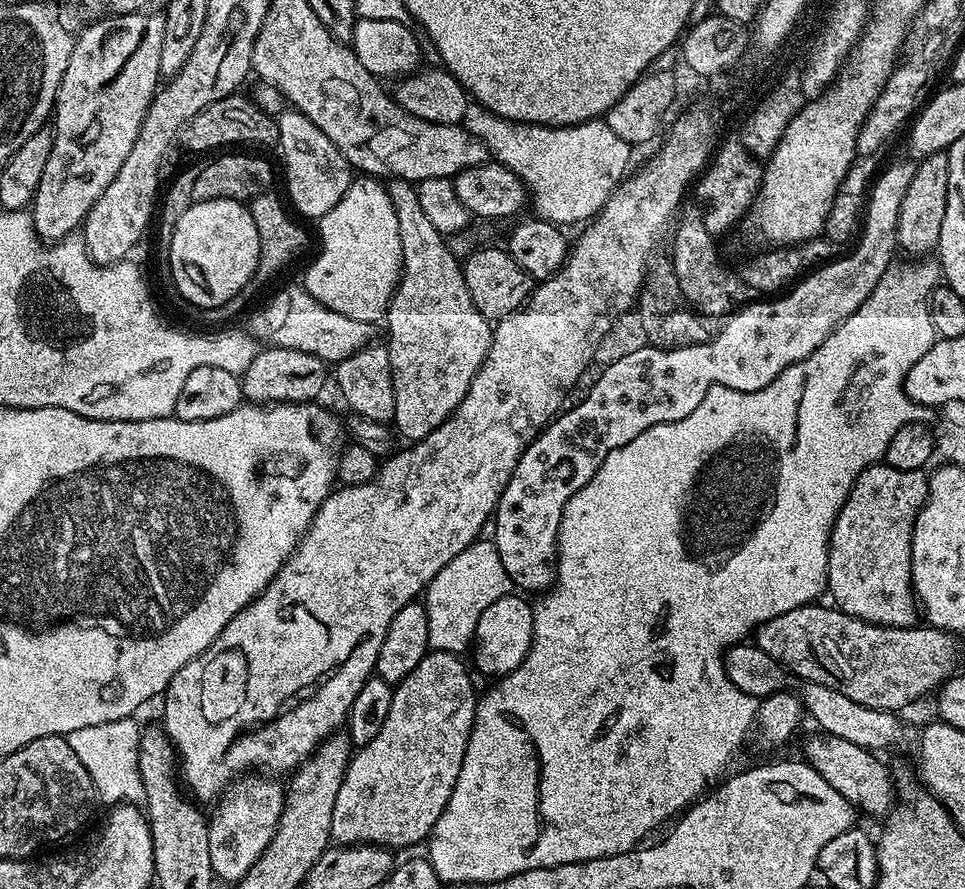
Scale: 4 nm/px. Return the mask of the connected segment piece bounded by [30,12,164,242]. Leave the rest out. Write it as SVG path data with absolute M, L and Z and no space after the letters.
M121 12L109 17L109 20L90 25L81 36L75 37L70 62L66 62L66 74L62 74L62 82L56 91L54 111L50 116L50 159L46 162L46 170L42 170L42 182L38 182L36 197L30 205L32 224L45 242L62 240L83 225L102 190L106 190L106 186L114 182L114 174L122 170L122 162L126 162L134 146L134 138L138 138L146 110L162 80L158 61L162 55L163 15Z

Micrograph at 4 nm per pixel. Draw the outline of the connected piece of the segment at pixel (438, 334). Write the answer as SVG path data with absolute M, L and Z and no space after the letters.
M411 180L387 181L388 197L394 206L394 214L398 214L398 234L402 238L402 262L404 267L400 274L400 282L396 285L396 293L388 303L386 325L388 324L388 340L386 347L390 354L390 370L394 382L394 428L405 441L415 442L426 438L430 430L438 430L450 414L466 398L466 390L470 390L470 382L474 382L474 374L482 366L486 354L490 350L493 325L472 304L470 290L466 290L466 278L461 261L456 260L449 241L428 219L418 202L416 184Z

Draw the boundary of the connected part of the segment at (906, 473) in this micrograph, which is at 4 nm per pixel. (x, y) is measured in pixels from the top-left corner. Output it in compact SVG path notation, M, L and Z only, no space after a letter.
M885 462L870 465L854 482L842 510L836 515L828 539L828 587L831 603L841 612L868 624L911 628L918 620L918 601L912 591L912 531L916 516L928 496L928 476L923 471L898 470Z

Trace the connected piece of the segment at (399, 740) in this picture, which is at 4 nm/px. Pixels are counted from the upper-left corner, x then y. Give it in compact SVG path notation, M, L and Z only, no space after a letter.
M429 651L428 655L418 662L410 674L401 684L395 685L392 701L390 702L390 714L386 714L386 722L382 722L382 730L378 730L378 738L366 746L356 748L351 760L348 761L348 769L342 778L342 786L338 786L338 798L334 802L334 814L332 815L332 840L337 845L345 844L379 844L381 848L397 850L396 848L408 848L411 844L427 841L432 835L432 827L438 822L442 810L446 810L446 802L450 802L450 794L454 790L454 782L458 782L458 770L462 770L462 758L466 754L466 742L472 733L474 718L476 717L476 701L478 691L472 685L473 673L464 669L461 657L454 653Z

